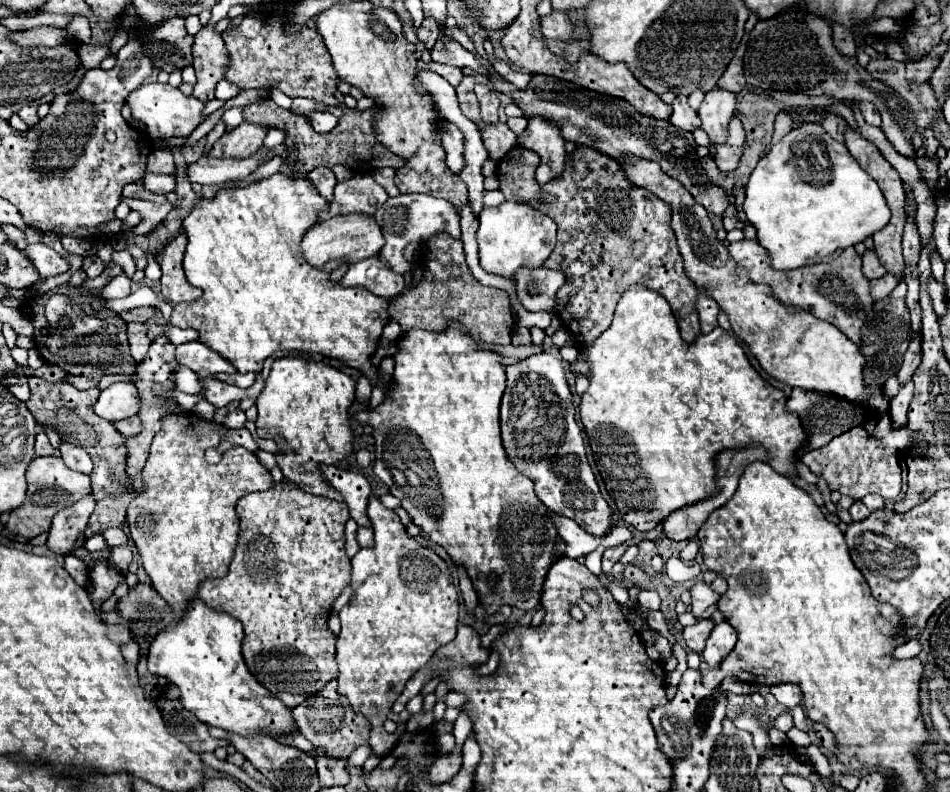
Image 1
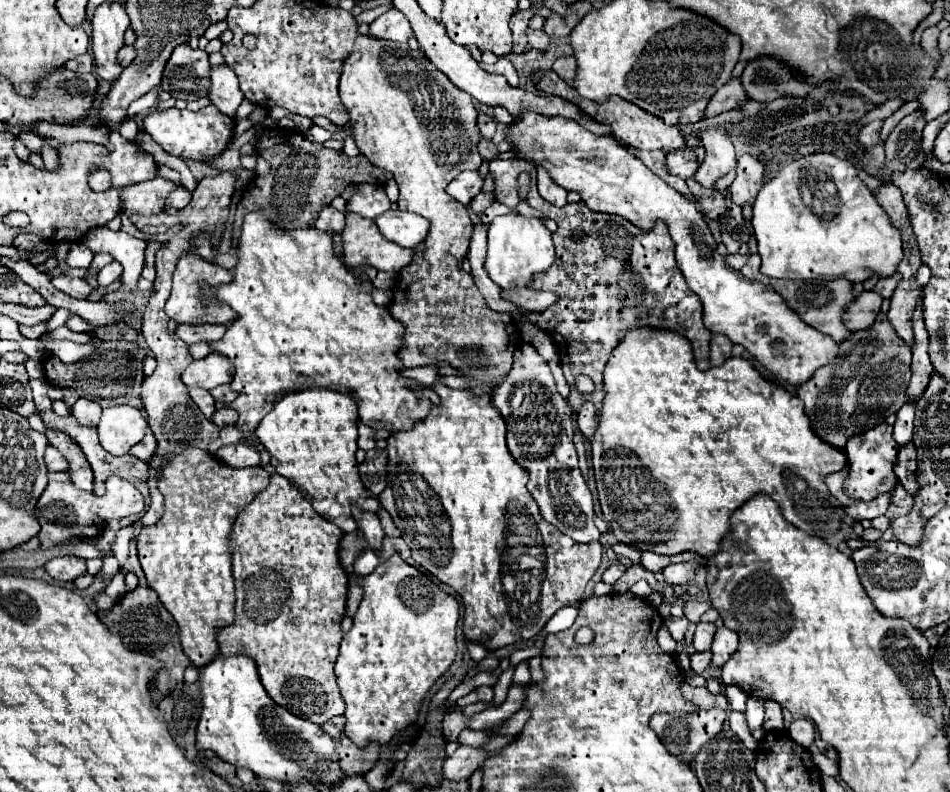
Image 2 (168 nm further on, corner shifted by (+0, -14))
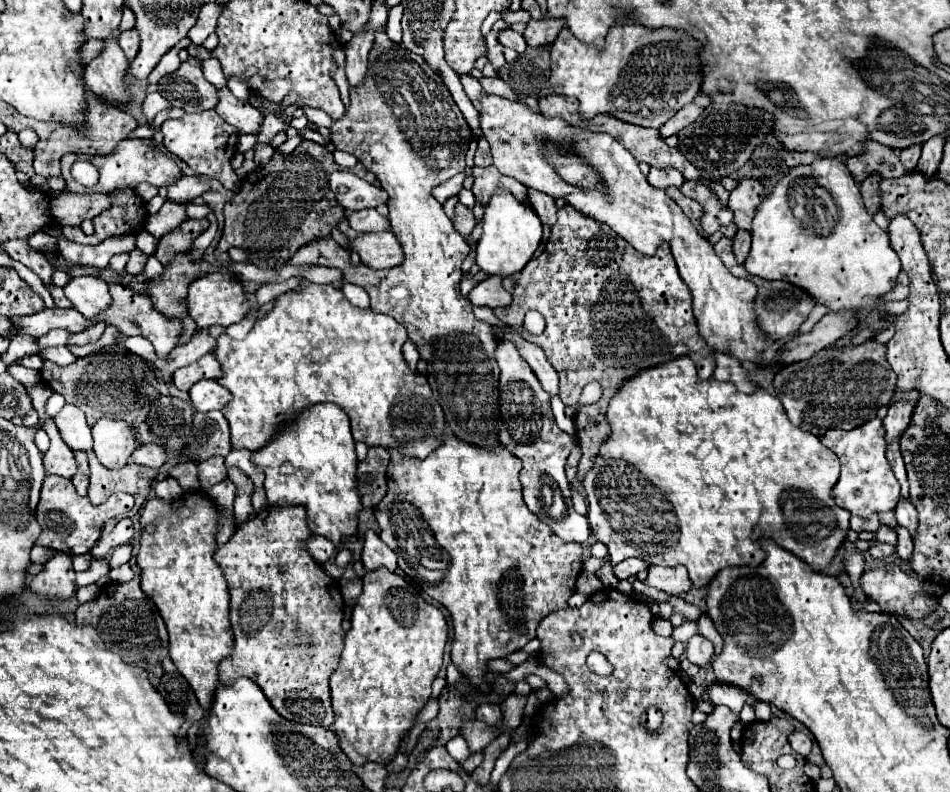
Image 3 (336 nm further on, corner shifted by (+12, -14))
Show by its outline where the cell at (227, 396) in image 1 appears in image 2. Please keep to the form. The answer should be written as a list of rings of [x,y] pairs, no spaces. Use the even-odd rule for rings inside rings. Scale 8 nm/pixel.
[[[224,406],[224,408],[216,410],[214,416],[212,416],[212,422],[214,422],[216,426],[228,426],[228,424],[234,424],[236,420],[238,420],[238,414],[236,414],[236,410],[232,410],[230,406]]]

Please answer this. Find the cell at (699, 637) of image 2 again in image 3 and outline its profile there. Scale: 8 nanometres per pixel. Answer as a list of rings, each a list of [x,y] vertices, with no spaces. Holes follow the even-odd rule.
[[[698,634],[692,636],[690,642],[686,644],[686,658],[688,658],[692,664],[700,666],[700,668],[704,668],[706,664],[710,664],[712,656],[714,656],[712,642],[708,642],[706,638],[702,638],[702,636],[698,636]]]

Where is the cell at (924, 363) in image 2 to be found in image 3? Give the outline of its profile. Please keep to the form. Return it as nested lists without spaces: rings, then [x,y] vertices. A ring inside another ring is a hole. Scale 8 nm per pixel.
[[[912,390],[904,402],[896,402],[888,408],[888,414],[884,418],[884,428],[886,428],[886,442],[892,440],[900,440],[900,436],[906,432],[906,428],[910,426],[910,418],[912,418],[912,410],[914,410],[914,402],[916,402],[918,394]]]

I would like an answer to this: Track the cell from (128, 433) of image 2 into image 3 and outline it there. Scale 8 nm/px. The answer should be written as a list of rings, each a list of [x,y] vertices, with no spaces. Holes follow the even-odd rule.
[[[102,418],[92,428],[94,454],[102,466],[118,470],[130,462],[132,450],[138,448],[134,432],[122,420]]]

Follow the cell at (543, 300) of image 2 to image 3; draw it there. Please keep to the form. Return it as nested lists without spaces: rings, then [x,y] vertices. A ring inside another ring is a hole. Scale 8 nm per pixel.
[[[488,278],[470,290],[468,300],[474,306],[486,306],[494,310],[498,306],[508,306],[512,296],[502,288],[502,278]]]

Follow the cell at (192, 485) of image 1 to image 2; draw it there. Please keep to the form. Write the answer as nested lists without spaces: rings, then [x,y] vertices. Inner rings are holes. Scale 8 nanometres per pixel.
[[[190,448],[168,462],[160,470],[158,490],[164,496],[164,514],[152,524],[144,526],[136,538],[138,558],[146,574],[148,586],[156,590],[164,608],[174,616],[180,628],[180,642],[186,656],[194,666],[204,666],[218,654],[216,630],[234,620],[234,576],[232,576],[232,554],[230,554],[230,534],[236,516],[248,506],[258,492],[266,490],[270,484],[270,474],[260,466],[248,466],[246,470],[234,470],[226,462],[218,460],[214,454],[198,448]]]

